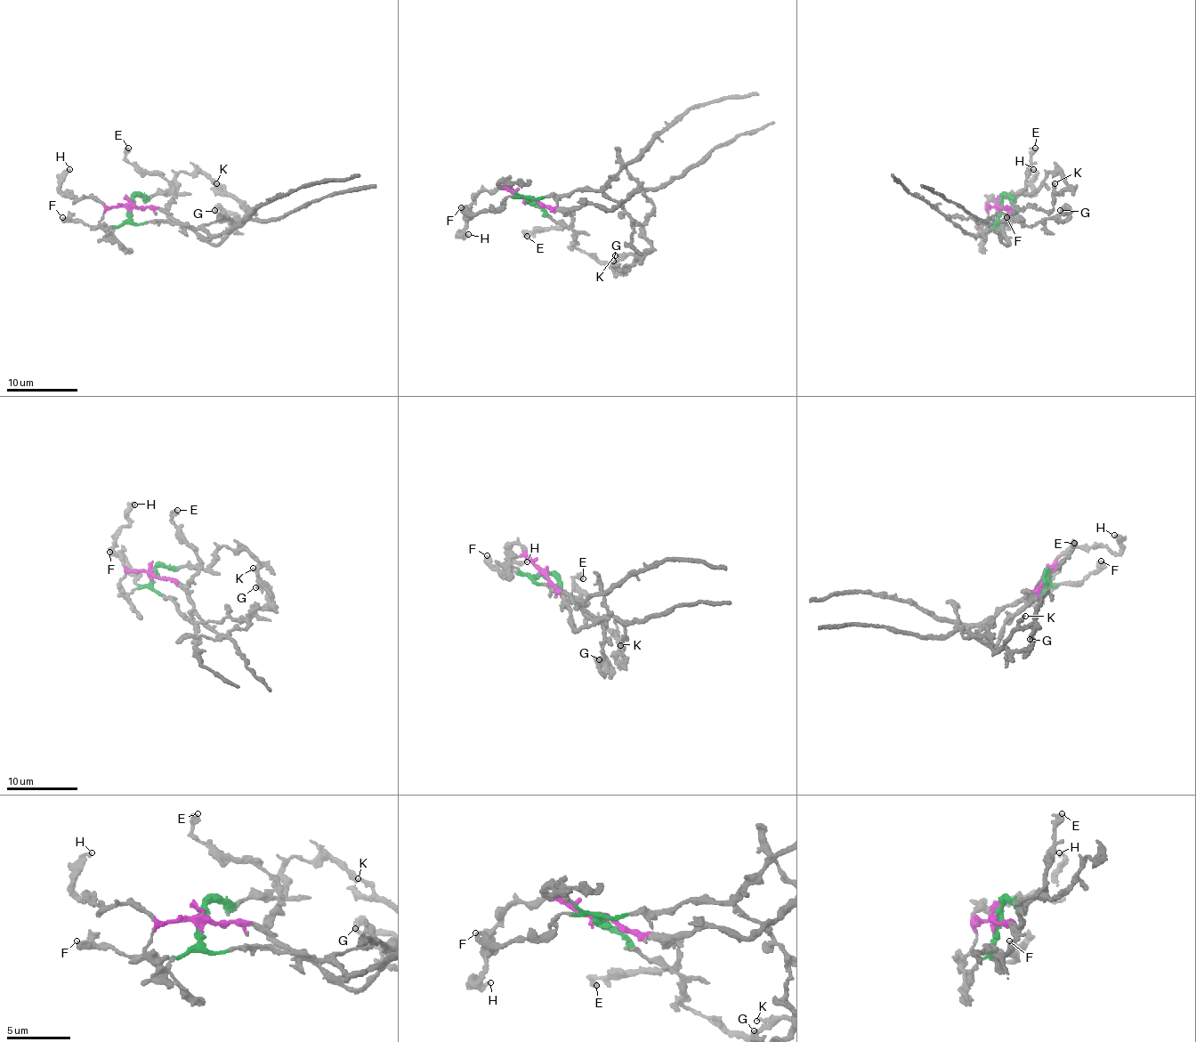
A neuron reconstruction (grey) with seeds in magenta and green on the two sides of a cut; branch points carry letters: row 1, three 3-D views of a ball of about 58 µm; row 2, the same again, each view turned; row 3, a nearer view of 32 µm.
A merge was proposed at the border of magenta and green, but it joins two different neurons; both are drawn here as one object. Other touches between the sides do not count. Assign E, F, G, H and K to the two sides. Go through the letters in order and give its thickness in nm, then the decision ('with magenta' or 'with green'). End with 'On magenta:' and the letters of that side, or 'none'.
E: calibre 480 nm; with magenta
F: calibre 360 nm; with green
G: calibre 300 nm; with green
H: calibre 260 nm; with magenta
K: calibre 240 nm; with magenta
On magenta: E, H, K

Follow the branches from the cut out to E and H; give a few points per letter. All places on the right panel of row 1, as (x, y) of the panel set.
E: (998, 205), (1009, 209), (1014, 197), (1023, 188), (1027, 168), (1036, 147)
H: (998, 205), (989, 207), (986, 204), (989, 198), (1002, 198), (1011, 193), (1025, 191), (1032, 195), (1034, 168)

